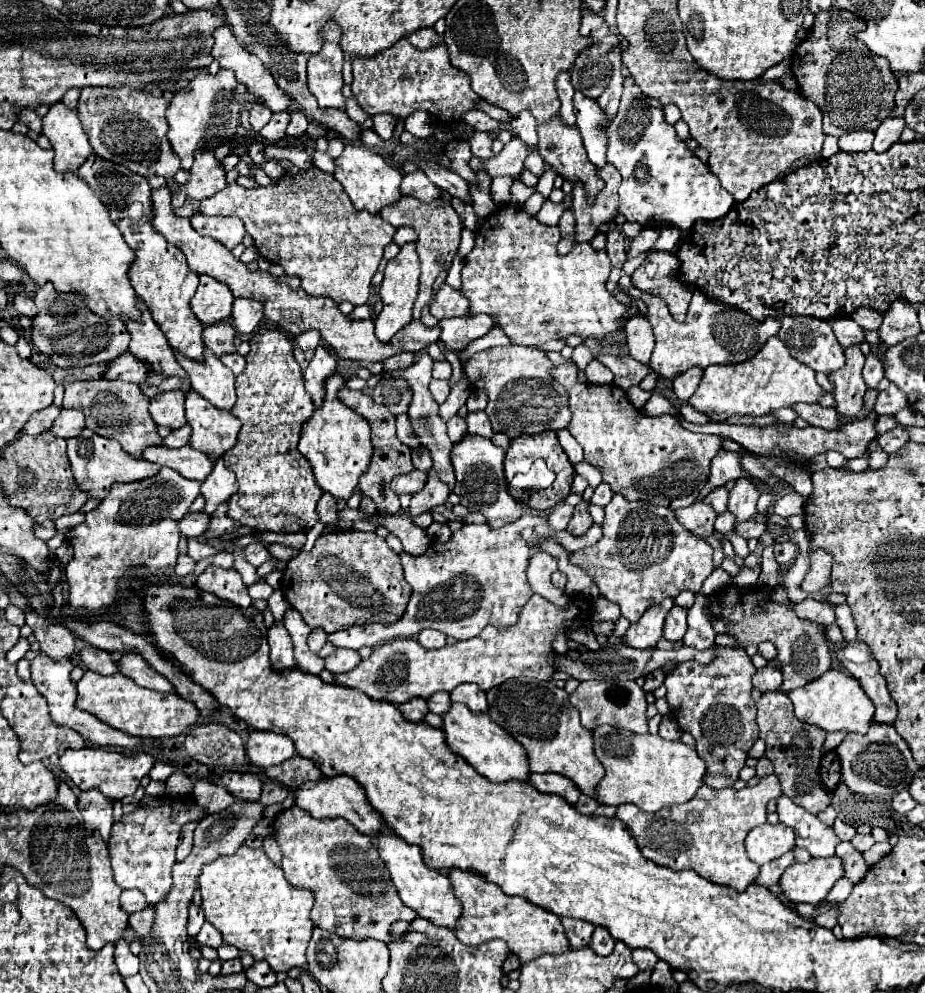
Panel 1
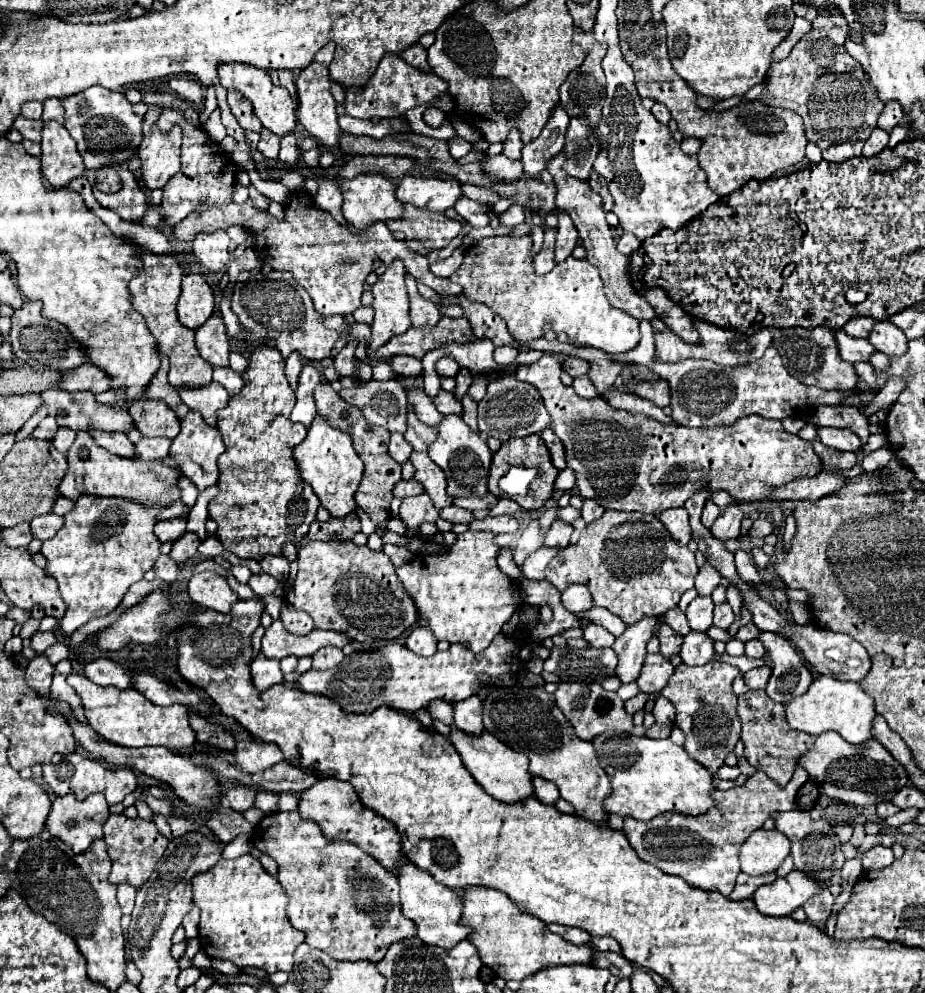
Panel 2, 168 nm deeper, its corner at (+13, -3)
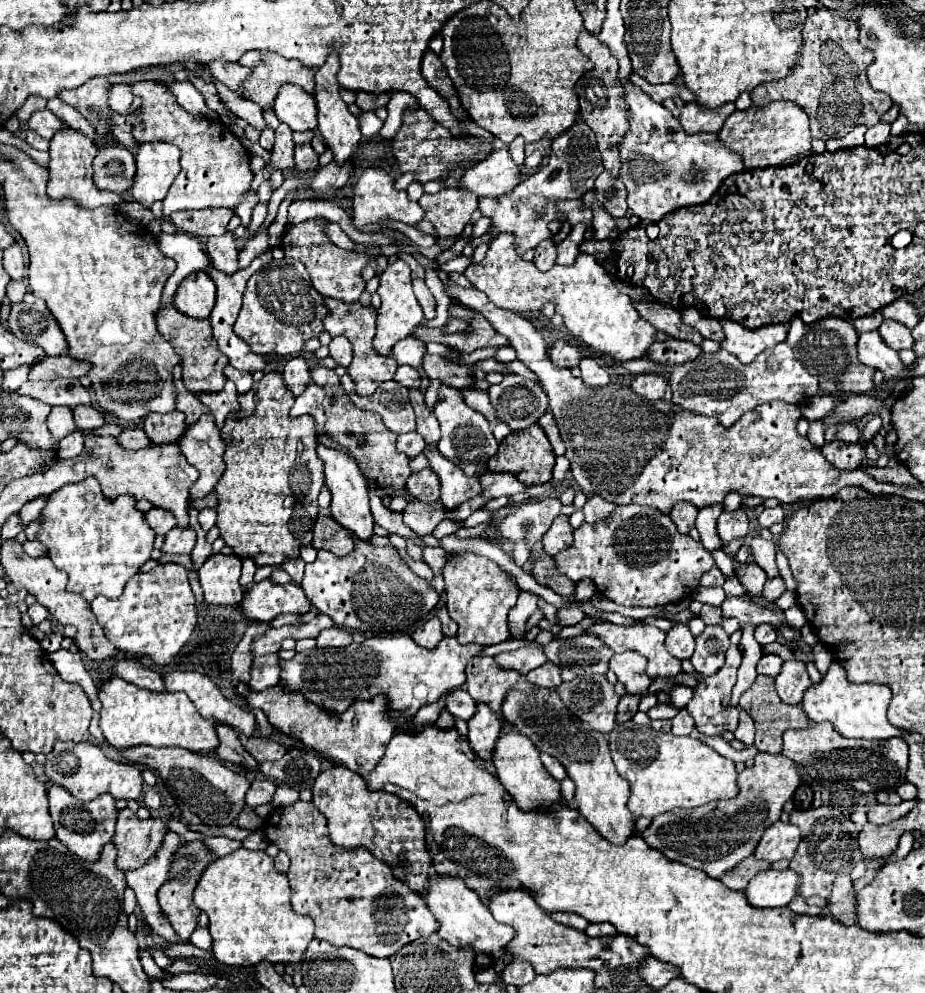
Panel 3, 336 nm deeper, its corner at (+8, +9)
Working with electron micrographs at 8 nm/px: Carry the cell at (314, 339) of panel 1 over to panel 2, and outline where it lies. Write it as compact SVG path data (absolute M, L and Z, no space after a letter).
M292 353L292 355L286 359L286 377L288 377L288 381L292 383L292 389L296 389L300 369L302 369L302 359L300 359L300 355Z

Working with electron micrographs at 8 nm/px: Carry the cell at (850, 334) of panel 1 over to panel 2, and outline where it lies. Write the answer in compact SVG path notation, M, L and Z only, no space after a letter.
M838 329L834 335L836 335L836 345L840 351L840 357L848 363L868 361L868 357L876 351L868 343L868 339L852 339L850 335L844 335L844 329Z

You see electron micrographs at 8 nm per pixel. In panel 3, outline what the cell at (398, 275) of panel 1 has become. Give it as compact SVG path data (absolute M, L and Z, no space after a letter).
M397 259L395 263L391 263L383 275L381 275L381 283L377 293L381 295L381 307L379 307L379 315L377 315L377 335L373 339L373 345L377 349L379 355L391 355L391 349L397 341L409 337L413 333L413 329L417 325L421 325L425 321L421 305L417 303L413 289L411 289L411 271L409 265L403 259Z

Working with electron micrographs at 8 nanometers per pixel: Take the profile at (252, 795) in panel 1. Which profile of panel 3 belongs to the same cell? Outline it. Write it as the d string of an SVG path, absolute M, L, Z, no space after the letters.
M253 781L251 789L247 791L247 805L251 809L255 809L259 805L271 803L273 795L275 795L275 789L277 789L277 785L273 781Z

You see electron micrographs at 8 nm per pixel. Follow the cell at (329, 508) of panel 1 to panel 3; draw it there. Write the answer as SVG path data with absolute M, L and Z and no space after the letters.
M319 515L315 521L315 531L313 531L313 549L327 549L335 553L337 557L345 557L353 551L355 541L351 535L329 515Z

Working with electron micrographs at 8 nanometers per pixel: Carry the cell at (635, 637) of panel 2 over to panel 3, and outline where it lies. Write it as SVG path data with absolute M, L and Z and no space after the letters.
M625 651L621 655L611 657L609 669L625 685L627 695L645 695L651 685L651 679L645 673L645 665L645 657L633 651Z

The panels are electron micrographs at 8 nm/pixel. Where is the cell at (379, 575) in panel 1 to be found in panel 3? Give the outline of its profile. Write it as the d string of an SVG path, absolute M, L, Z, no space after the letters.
M367 541L355 543L355 551L347 557L337 557L331 551L317 551L315 563L309 563L305 567L305 577L301 583L305 595L317 607L321 613L329 615L335 625L347 627L361 633L383 633L383 635L399 635L407 633L411 635L417 625L421 625L427 615L437 607L441 595L431 587L425 579L417 577L397 555L393 547L375 547Z

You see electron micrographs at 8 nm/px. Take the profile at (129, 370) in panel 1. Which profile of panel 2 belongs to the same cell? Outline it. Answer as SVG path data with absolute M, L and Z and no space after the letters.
M84 363L64 375L60 389L102 393L102 391L108 391L110 385L112 385L112 379L108 379L108 375L104 375L104 371L100 371L98 367L92 367L90 363Z

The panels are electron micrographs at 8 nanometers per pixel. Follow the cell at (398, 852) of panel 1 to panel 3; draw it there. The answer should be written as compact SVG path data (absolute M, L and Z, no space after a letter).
M433 877L429 881L427 893L421 895L423 901L427 903L429 911L437 917L437 921L441 923L439 927L439 935L453 947L475 947L475 953L485 953L491 955L493 961L499 957L499 953L511 943L513 939L513 927L499 923L487 905L481 903L479 895L475 891L471 891L461 879L445 879L445 877Z

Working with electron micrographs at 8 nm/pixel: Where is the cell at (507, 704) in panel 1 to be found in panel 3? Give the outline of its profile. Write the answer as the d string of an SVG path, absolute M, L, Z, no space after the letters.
M537 689L533 695L521 691L509 691L503 703L503 717L513 729L527 735L535 747L553 755L567 769L567 775L575 781L575 799L579 813L611 843L623 845L635 833L635 815L627 809L629 783L617 773L607 737L593 731L587 723L571 715L561 703L555 689Z

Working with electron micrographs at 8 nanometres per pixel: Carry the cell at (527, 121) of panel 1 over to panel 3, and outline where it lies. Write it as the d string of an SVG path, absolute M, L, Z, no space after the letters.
M515 137L515 141L509 145L511 159L513 159L517 165L523 165L523 149L525 149L525 141L523 141L521 137Z

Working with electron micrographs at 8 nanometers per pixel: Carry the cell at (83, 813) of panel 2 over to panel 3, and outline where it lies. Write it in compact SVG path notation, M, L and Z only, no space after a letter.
M51 785L47 789L47 799L49 799L49 813L55 823L57 839L65 843L67 849L79 859L85 859L89 863L97 861L101 855L101 847L105 847L105 843L111 843L113 839L115 819L117 819L115 799L109 793L105 793L89 803L81 803L73 795L69 795L69 791L61 789L59 785Z

